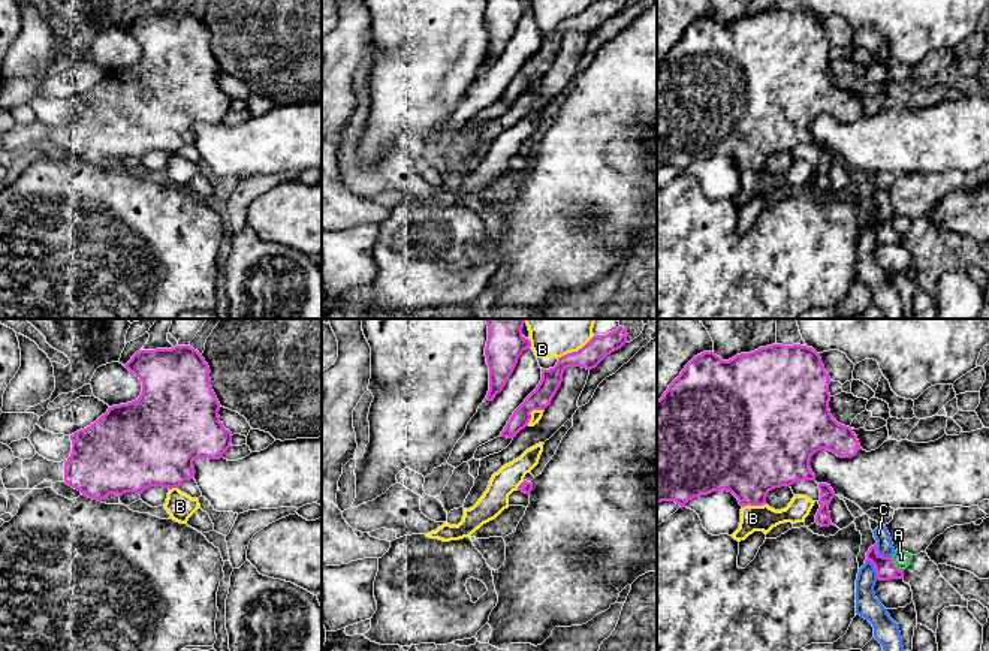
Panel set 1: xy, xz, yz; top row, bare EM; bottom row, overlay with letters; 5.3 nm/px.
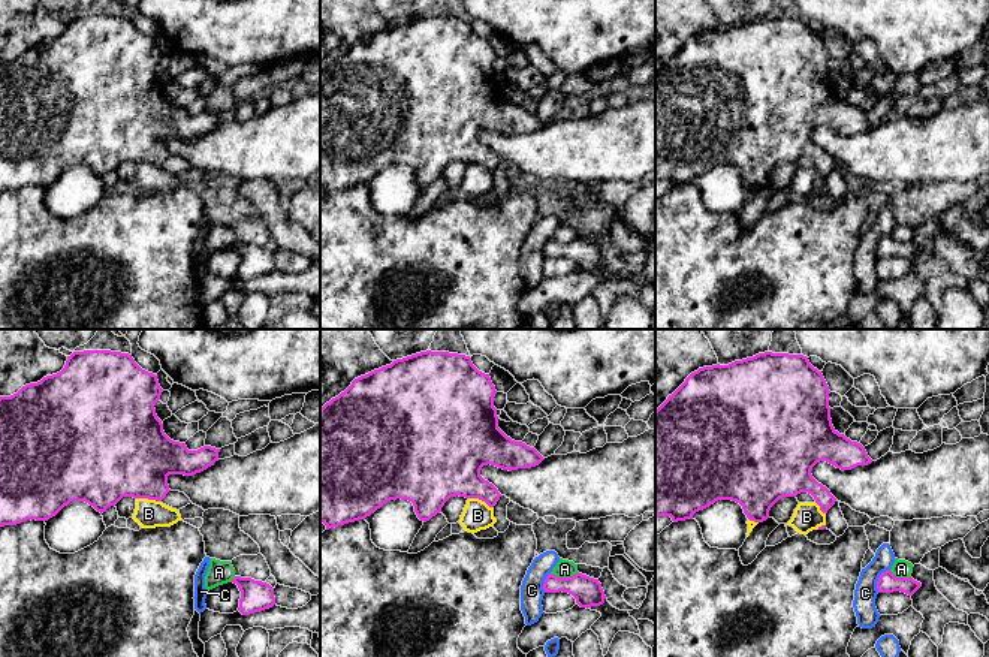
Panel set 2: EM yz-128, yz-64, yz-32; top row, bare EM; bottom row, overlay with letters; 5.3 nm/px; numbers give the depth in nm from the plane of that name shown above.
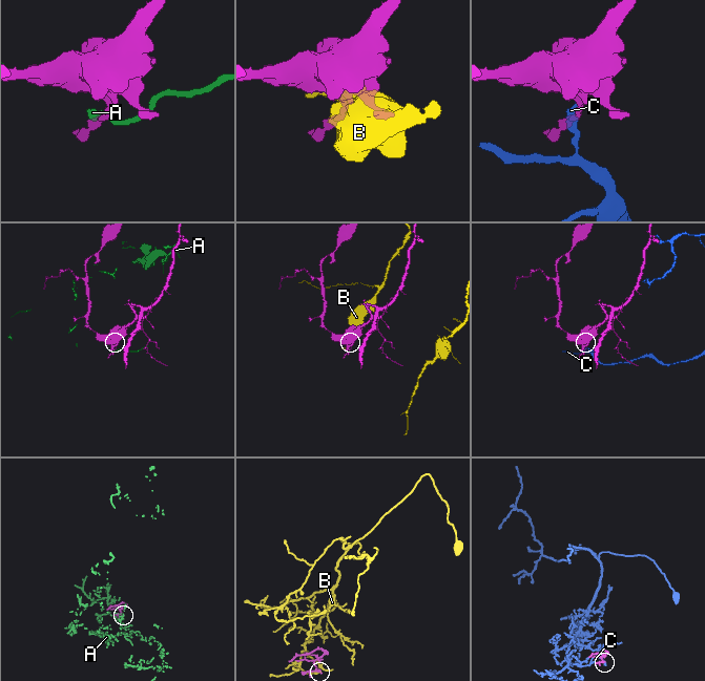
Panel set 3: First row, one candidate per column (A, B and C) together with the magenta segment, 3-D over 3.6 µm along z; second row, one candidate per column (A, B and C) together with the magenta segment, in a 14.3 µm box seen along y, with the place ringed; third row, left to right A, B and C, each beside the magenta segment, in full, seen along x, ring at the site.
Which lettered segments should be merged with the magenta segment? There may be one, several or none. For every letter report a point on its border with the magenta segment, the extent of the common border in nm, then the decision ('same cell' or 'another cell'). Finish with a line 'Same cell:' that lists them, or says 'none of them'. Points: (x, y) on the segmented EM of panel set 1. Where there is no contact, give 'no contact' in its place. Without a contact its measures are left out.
A: meets magenta in yz at (893, 566); contact 100 nm long; another cell
B: meets magenta in xz at (575, 352); contact 240 nm long; another cell
C: meets magenta in yz at (880, 555); contact 120 nm long; another cell
Same cell: none of them

